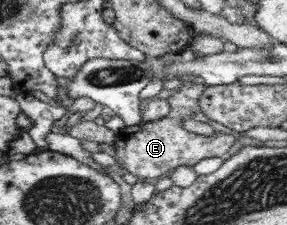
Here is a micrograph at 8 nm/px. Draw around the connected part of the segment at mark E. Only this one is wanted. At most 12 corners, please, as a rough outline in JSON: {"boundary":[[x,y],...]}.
{"boundary":[[182,81],[168,116],[113,134],[116,163],[140,179],[222,156],[234,137],[180,126],[206,86]]}

